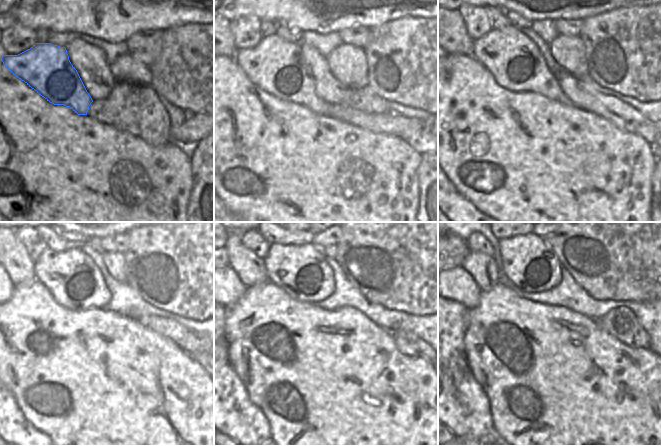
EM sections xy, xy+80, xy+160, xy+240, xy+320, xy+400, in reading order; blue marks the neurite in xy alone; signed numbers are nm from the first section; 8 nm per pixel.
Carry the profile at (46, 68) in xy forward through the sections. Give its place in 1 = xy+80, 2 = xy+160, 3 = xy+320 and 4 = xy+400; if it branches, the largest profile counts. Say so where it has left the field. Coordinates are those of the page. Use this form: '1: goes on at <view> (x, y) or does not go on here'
1: goes on at xy+80 (274, 65)
2: goes on at xy+160 (516, 63)
3: goes on at xy+320 (301, 271)
4: goes on at xy+400 (527, 261)

